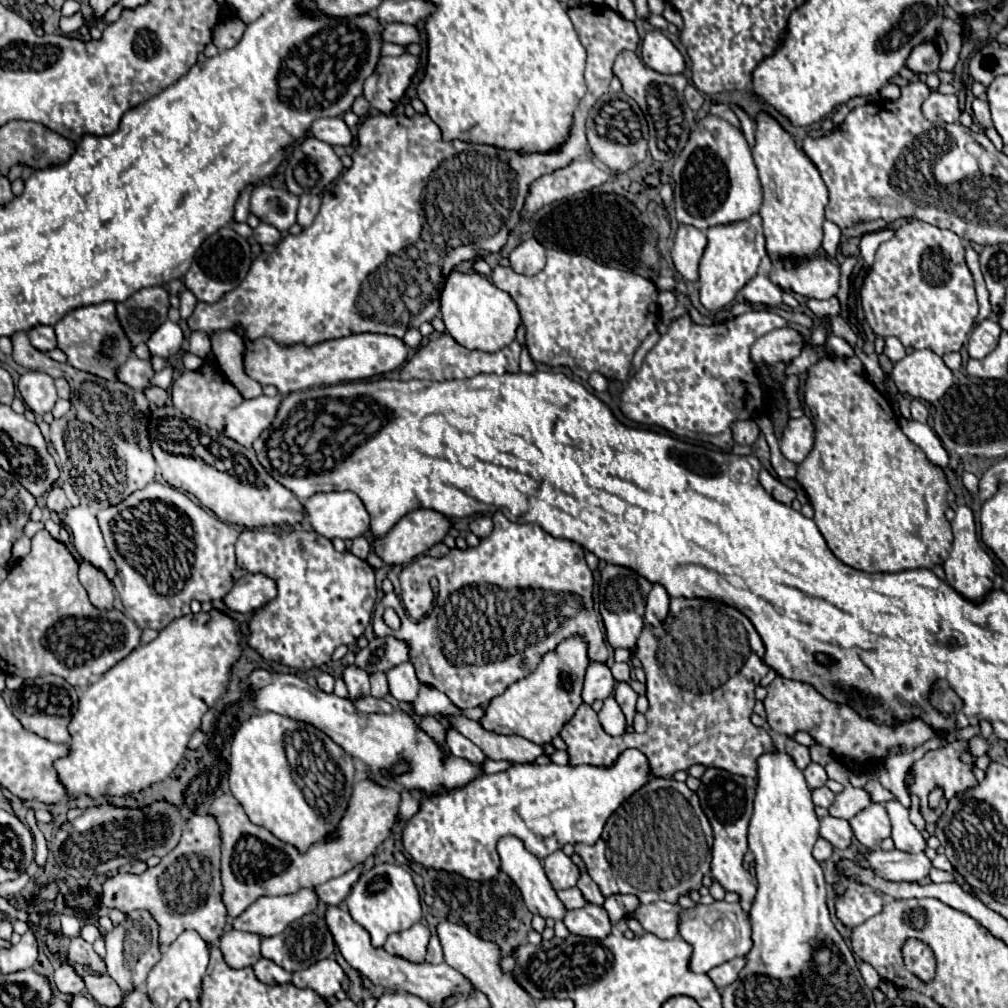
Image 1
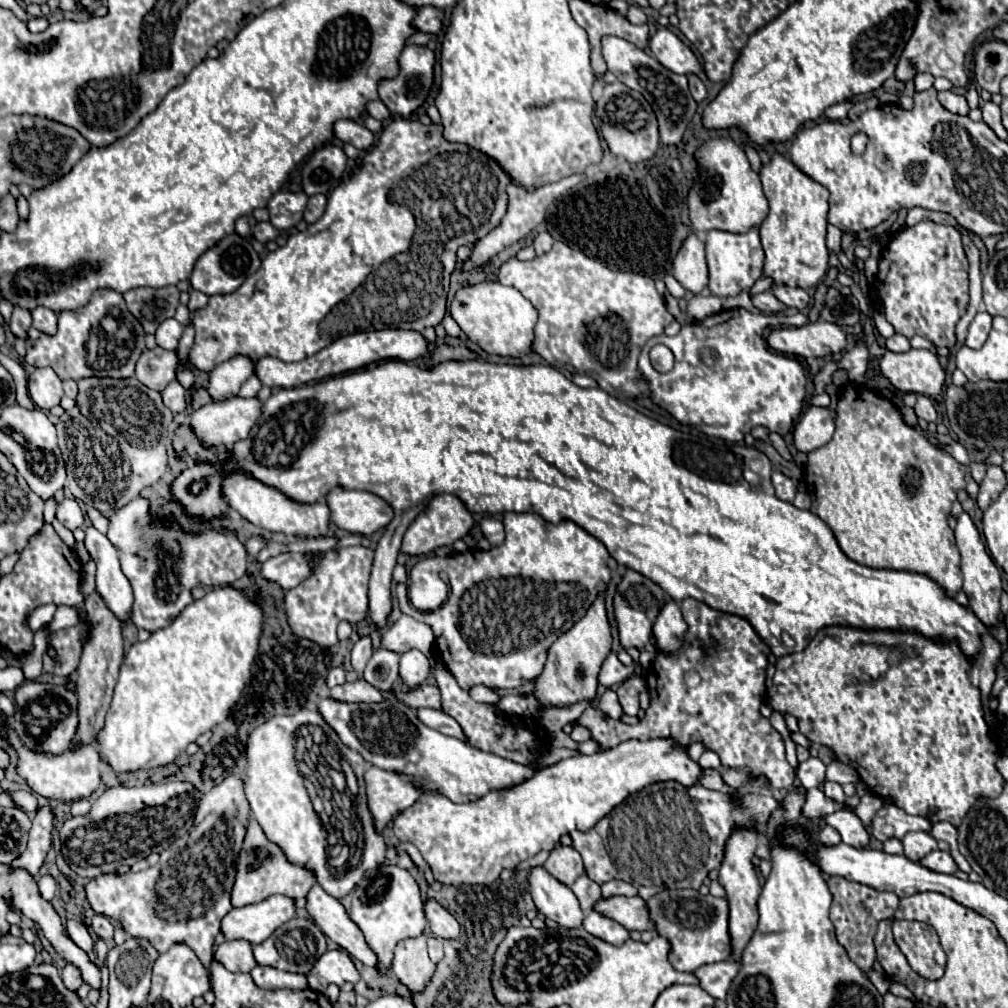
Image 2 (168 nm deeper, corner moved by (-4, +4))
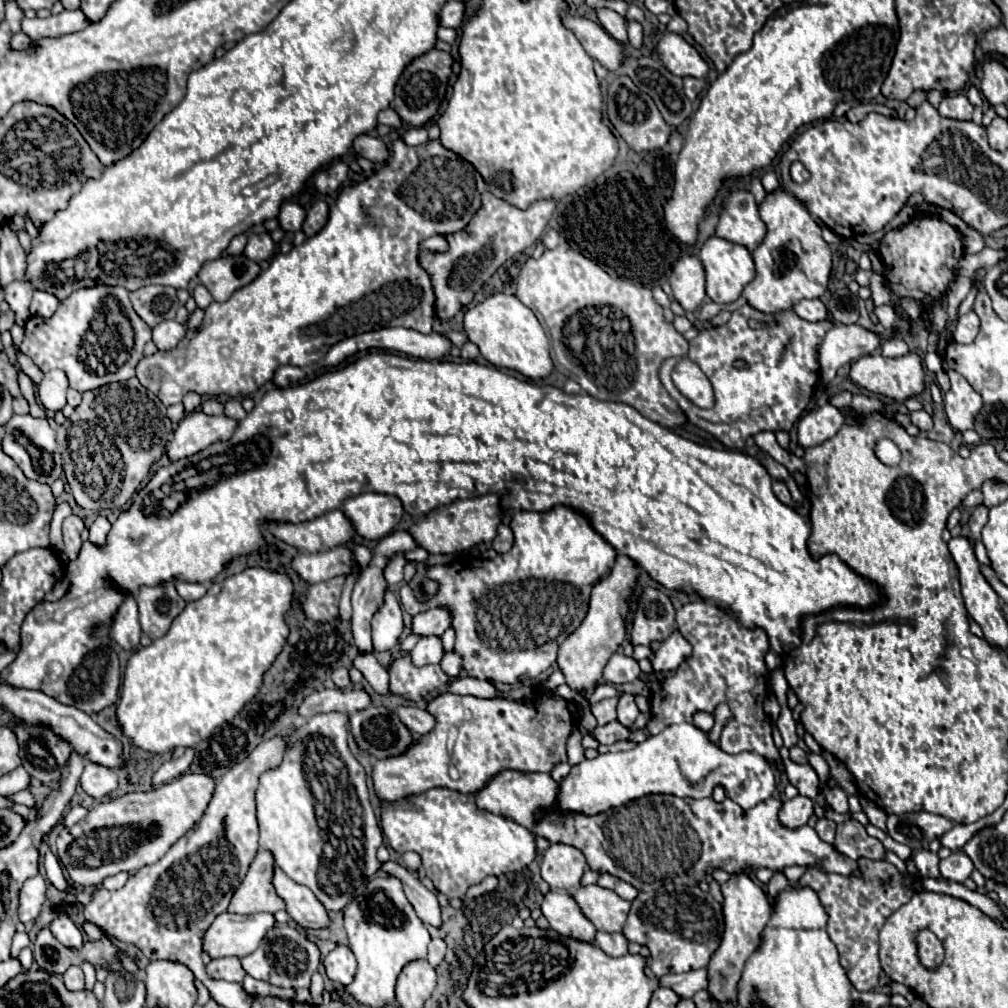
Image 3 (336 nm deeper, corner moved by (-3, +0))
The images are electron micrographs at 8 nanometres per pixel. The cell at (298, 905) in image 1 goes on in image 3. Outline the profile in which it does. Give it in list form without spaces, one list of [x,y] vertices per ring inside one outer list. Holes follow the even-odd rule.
[[[222,912],[204,932],[202,948],[210,958],[236,956],[244,958],[260,944],[264,934],[274,926],[272,914],[230,914]]]

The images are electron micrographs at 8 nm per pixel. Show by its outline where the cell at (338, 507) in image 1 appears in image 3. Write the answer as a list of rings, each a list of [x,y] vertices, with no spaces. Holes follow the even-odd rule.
[[[358,494],[342,504],[344,514],[352,520],[358,536],[380,540],[400,522],[404,508],[396,496],[388,494]]]

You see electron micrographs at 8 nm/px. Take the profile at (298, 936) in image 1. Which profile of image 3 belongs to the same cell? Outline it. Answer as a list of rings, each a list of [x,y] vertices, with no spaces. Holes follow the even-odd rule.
[[[278,924],[272,928],[272,932],[268,930],[266,936],[262,938],[260,946],[242,958],[242,968],[246,974],[250,974],[256,980],[268,980],[272,986],[280,986],[280,988],[294,988],[296,990],[296,1002],[302,1004],[312,1004],[312,996],[310,996],[310,978],[312,974],[318,970],[320,966],[320,952],[318,948],[306,938],[304,932]]]

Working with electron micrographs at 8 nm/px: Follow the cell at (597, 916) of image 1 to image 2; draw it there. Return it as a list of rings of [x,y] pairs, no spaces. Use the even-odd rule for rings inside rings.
[[[591,910],[591,912],[585,914],[583,928],[589,934],[593,934],[593,936],[609,942],[609,944],[615,944],[615,946],[623,944],[629,938],[629,930],[625,930],[619,922],[611,920],[609,916],[605,916],[605,914],[597,912],[597,910]]]

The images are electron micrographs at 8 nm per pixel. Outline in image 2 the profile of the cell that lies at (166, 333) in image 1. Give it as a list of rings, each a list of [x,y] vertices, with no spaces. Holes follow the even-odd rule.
[[[167,318],[163,324],[159,324],[157,332],[155,332],[155,340],[157,340],[157,346],[165,348],[165,350],[175,350],[177,348],[177,342],[183,334],[183,324],[179,324],[175,318]]]

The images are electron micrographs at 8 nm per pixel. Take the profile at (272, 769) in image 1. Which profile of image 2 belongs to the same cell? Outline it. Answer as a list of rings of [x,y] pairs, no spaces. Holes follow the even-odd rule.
[[[309,701],[305,708],[291,712],[291,714],[275,714],[271,720],[257,726],[247,738],[245,756],[247,756],[245,796],[249,800],[253,818],[263,828],[265,836],[283,848],[285,856],[293,864],[307,866],[317,874],[317,882],[323,886],[323,890],[327,894],[331,894],[337,899],[347,896],[355,889],[357,882],[364,877],[367,870],[377,870],[383,864],[385,844],[383,844],[383,838],[373,828],[373,818],[368,808],[364,781],[365,760],[357,752],[351,752],[347,746],[343,746],[343,742],[335,731],[319,716],[317,701],[315,704],[311,704]],[[306,723],[318,725],[325,732],[325,735],[335,742],[341,756],[351,764],[357,777],[359,789],[361,789],[356,795],[355,801],[357,803],[357,816],[363,828],[363,854],[361,854],[359,864],[345,870],[341,876],[331,874],[331,870],[329,870],[331,866],[327,864],[327,832],[323,830],[321,820],[319,820],[317,812],[313,810],[313,804],[311,804],[307,790],[305,790],[304,776],[297,770],[297,762],[295,762],[295,730],[301,724]]]

